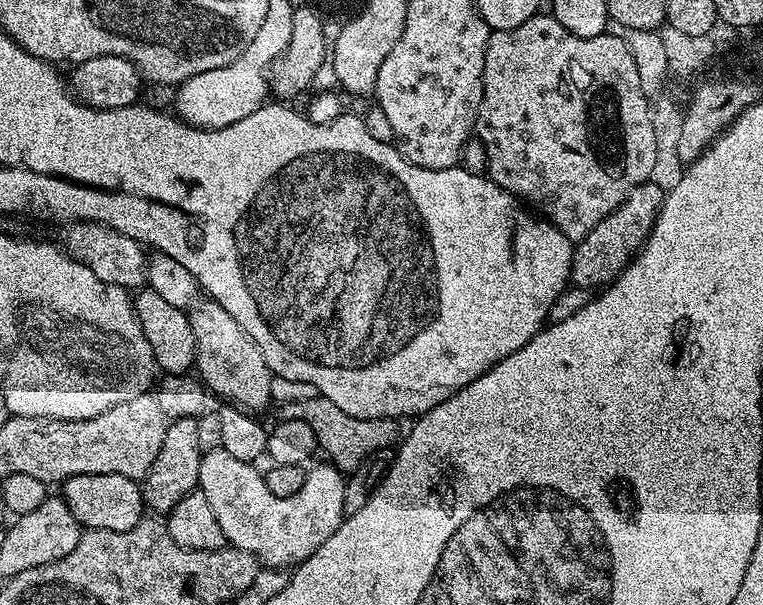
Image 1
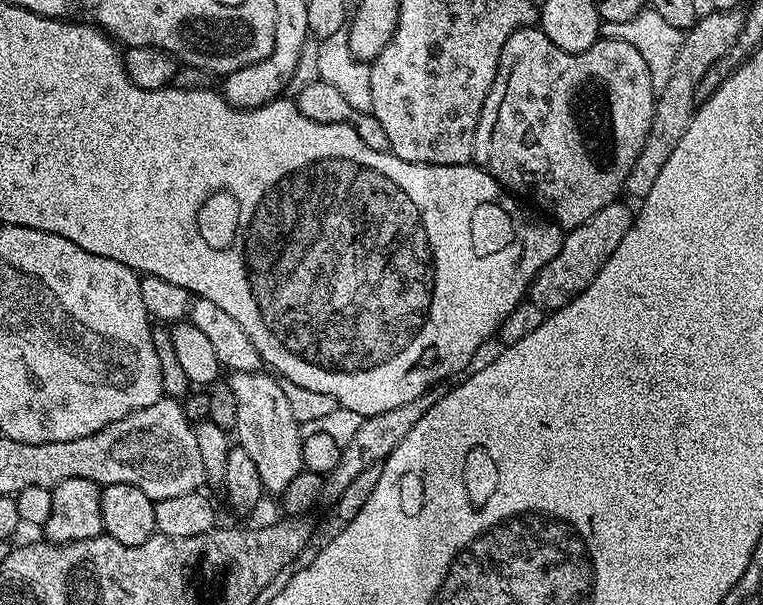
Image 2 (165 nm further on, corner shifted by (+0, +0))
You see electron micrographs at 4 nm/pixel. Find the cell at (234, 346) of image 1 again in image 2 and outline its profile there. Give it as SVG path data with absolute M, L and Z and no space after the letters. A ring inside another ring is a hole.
M267 371L234 372L226 380L237 403L237 422L234 427L239 447L254 458L258 478L262 478L265 493L279 494L304 468L303 439L300 424L290 412L290 404L282 394L280 380Z

